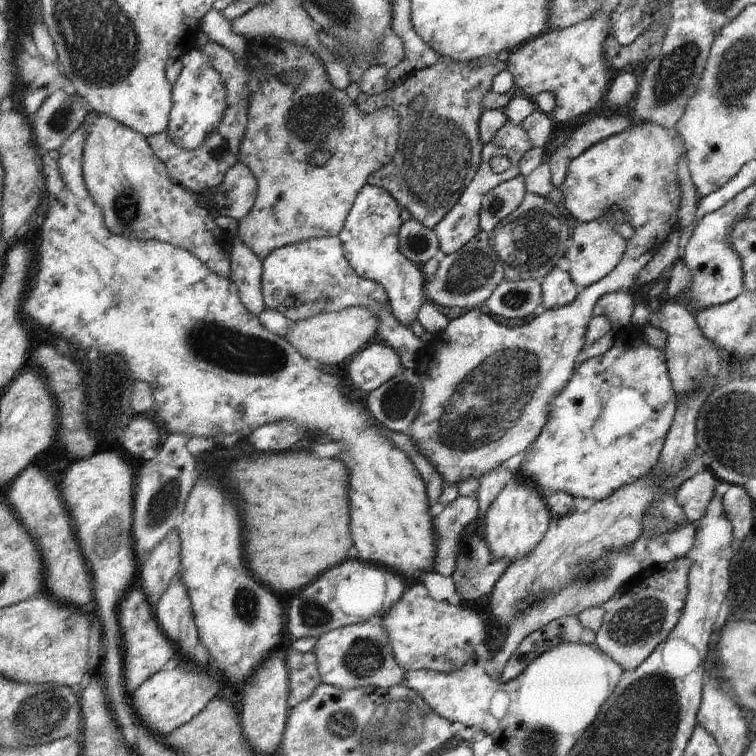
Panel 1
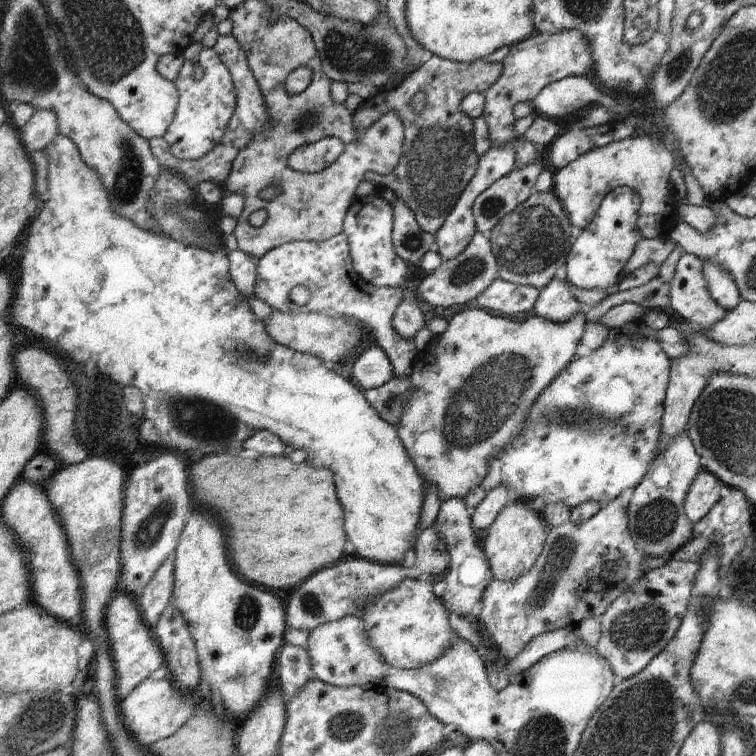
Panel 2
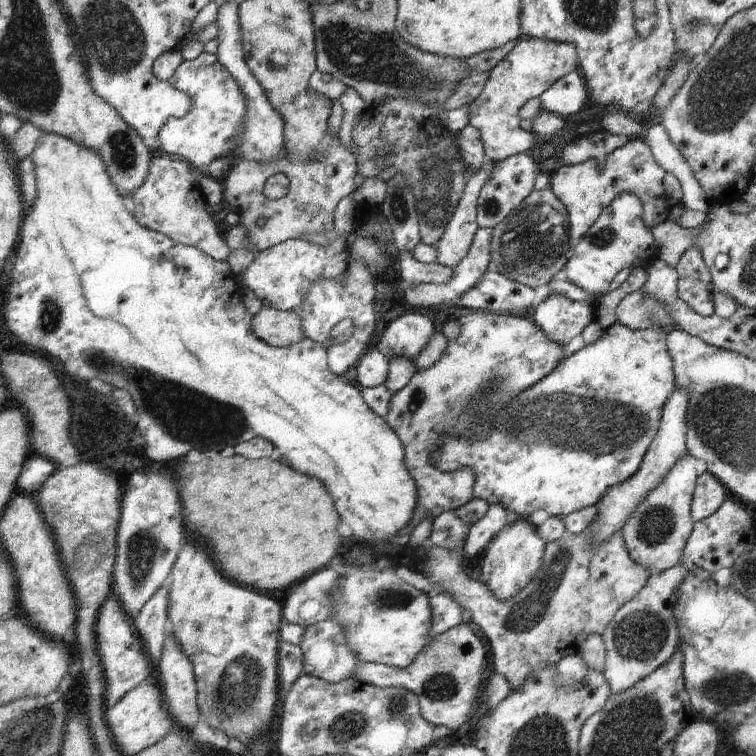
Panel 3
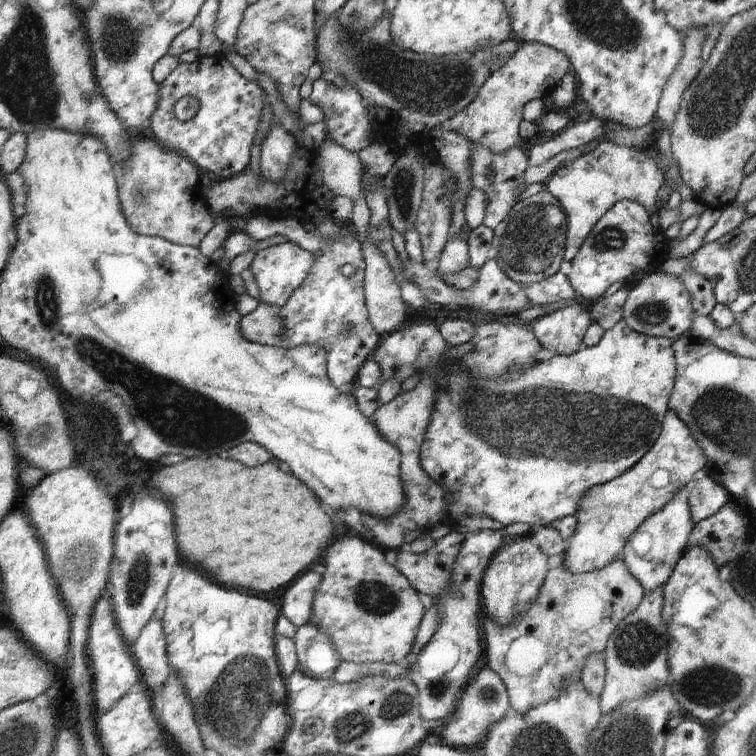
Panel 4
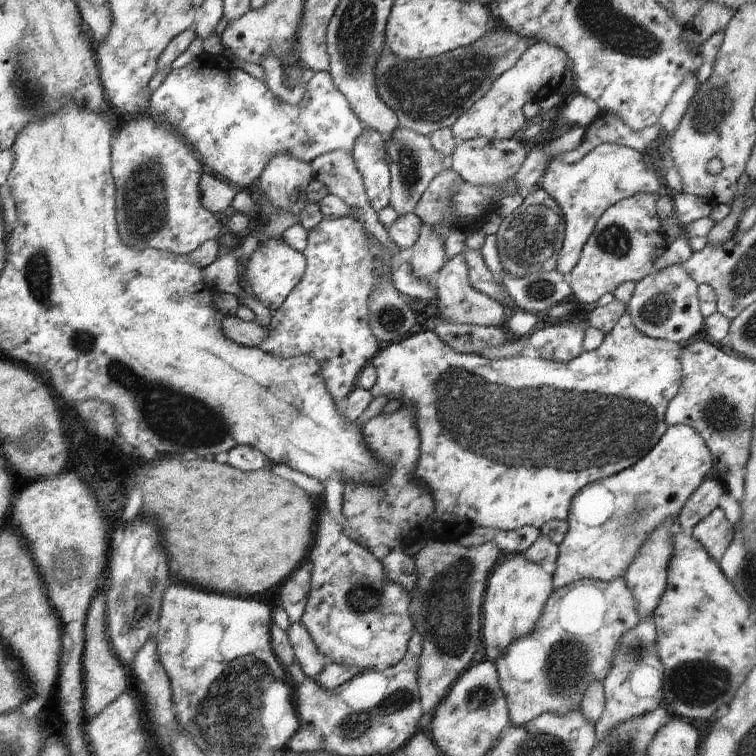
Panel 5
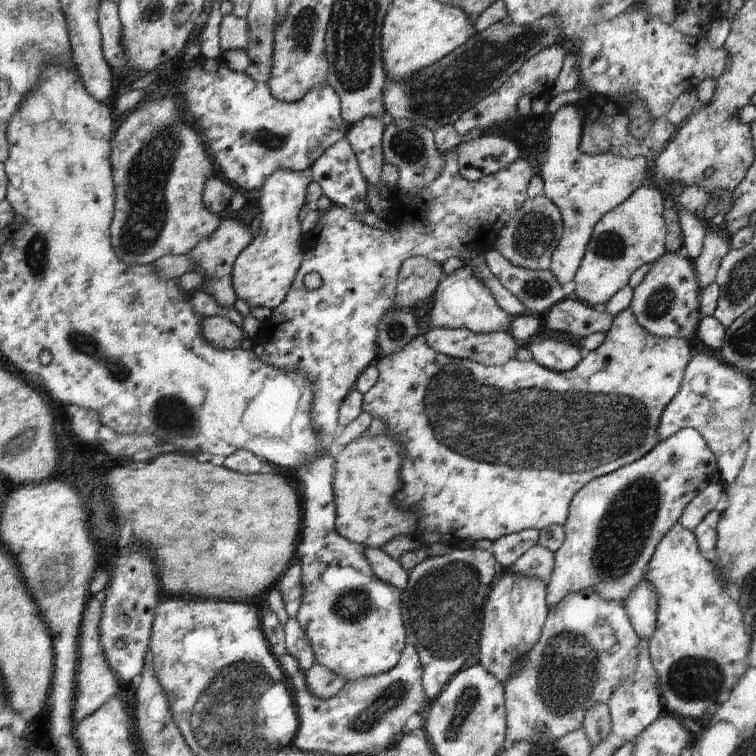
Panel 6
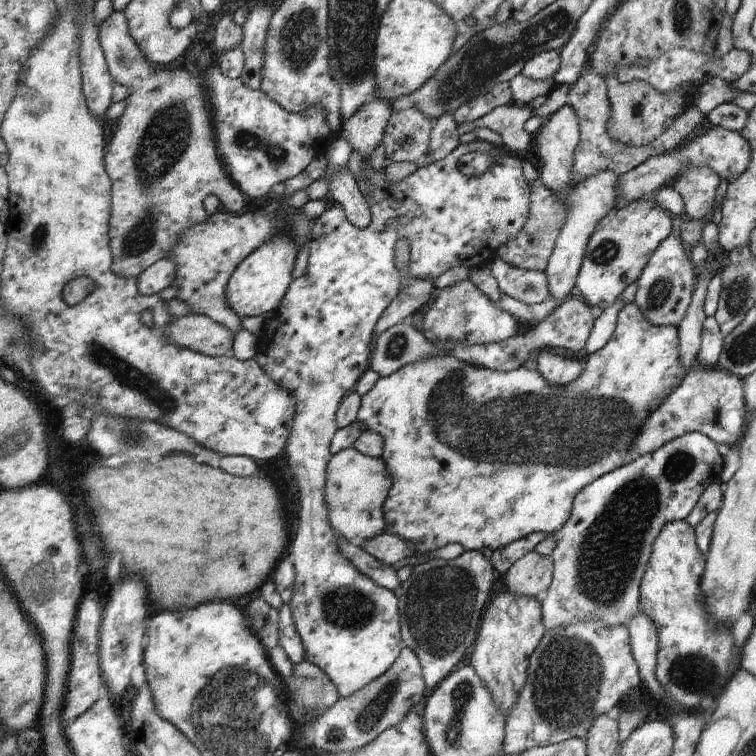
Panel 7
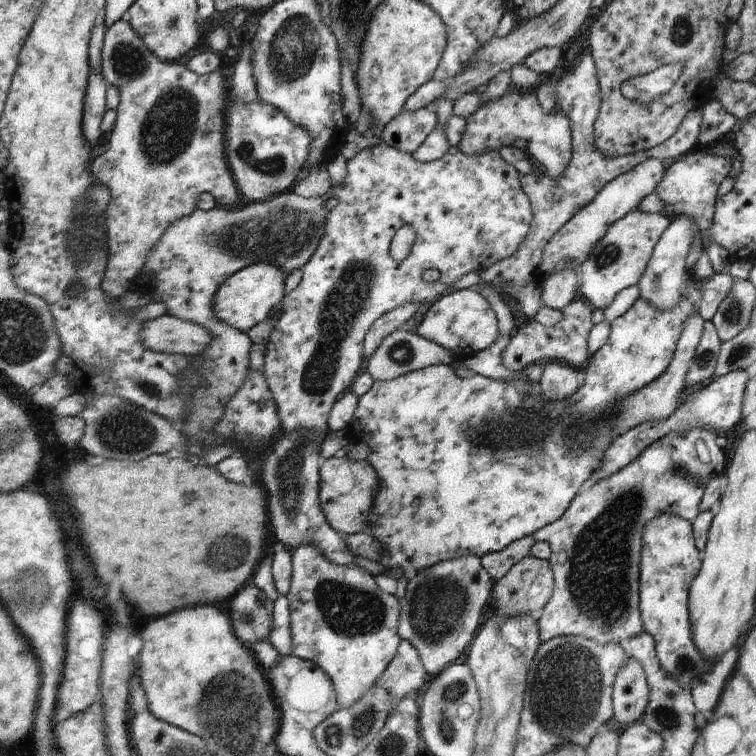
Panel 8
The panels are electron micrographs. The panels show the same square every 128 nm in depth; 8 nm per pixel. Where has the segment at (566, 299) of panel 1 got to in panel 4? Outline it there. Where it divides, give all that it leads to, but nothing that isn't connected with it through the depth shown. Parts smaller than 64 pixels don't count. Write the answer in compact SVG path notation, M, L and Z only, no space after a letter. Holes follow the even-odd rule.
M574 304L537 318L529 327L542 348L570 356L580 349L592 323L588 310Z

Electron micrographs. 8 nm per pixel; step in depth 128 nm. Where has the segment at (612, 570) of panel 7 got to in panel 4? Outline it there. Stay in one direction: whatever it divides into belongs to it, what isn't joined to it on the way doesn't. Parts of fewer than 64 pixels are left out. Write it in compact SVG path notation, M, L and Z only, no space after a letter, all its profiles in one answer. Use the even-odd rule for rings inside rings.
M668 409L662 432L645 456L618 478L593 487L580 498L576 529L567 539L563 553L564 568L572 574L588 574L608 566L620 556L628 538L639 530L642 522L672 502L682 488L690 487L694 474L705 468L707 462L686 423Z

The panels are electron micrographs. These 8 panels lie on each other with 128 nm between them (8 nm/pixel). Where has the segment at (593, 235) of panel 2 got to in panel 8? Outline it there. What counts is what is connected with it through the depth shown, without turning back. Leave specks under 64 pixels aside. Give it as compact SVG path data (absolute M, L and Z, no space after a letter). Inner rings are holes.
M637 208L624 218L614 222L604 238L596 243L588 258L582 264L582 285L579 287L582 296L600 310L608 308L616 295L625 288L637 286L646 270L652 251L664 230L672 222L668 214L644 214Z

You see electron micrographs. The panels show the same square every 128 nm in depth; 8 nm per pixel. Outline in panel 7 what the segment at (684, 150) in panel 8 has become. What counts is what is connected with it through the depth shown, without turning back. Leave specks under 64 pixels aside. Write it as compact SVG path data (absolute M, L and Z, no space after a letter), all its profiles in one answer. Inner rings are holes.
M590 66L582 70L580 78L576 80L574 86L558 86L554 85L548 92L544 104L534 110L534 114L540 117L551 117L562 106L570 106L579 120L580 136L578 146L575 148L573 170L576 172L572 176L572 180L578 184L581 180L586 180L588 176L596 176L604 170L616 172L618 176L622 176L625 172L636 168L641 162L648 160L648 157L655 157L661 154L670 154L674 150L678 150L686 141L693 139L699 130L705 125L705 117L697 106L688 107L676 120L650 144L641 147L624 146L622 142L616 142L608 136L606 132L606 124L610 118L610 105L608 93L604 79L596 74ZM540 178L534 182L528 182L528 188L530 189L528 220L524 222L524 228L520 230L520 234L516 234L516 238L512 238L504 246L500 246L497 254L502 262L506 262L510 266L515 266L520 270L542 272L546 270L556 239L566 224L568 208L564 204L562 192L554 194L552 190L548 190L544 186Z

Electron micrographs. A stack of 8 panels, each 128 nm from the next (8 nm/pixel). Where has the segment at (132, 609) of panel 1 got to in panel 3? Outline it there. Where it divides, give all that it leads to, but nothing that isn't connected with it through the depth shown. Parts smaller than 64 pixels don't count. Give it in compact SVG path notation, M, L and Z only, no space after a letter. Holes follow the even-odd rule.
M110 594L100 606L94 626L96 633L96 652L104 673L104 702L107 707L114 706L128 691L136 688L155 675L148 654L142 650L140 636L135 631L133 619L122 610L118 598Z

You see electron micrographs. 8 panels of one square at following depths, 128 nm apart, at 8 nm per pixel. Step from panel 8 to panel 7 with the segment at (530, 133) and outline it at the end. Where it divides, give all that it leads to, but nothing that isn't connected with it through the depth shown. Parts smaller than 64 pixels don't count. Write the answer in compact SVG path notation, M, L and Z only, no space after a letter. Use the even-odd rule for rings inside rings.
M562 106L557 110L549 119L548 123L542 128L540 128L536 134L533 134L532 145L536 154L539 156L540 161L542 161L542 173L540 176L541 182L548 188L552 190L554 194L560 194L564 196L564 204L568 208L568 214L566 214L566 224L560 232L560 236L556 239L554 250L550 255L546 270L546 278L548 278L548 290L550 291L550 298L558 300L558 302L564 302L564 299L568 298L568 294L576 286L575 282L582 264L582 259L584 258L584 253L586 252L586 245L592 236L592 233L598 227L598 224L605 220L617 207L618 202L618 174L616 172L610 172L610 170L604 170L596 176L588 176L586 180L581 180L576 184L572 180L572 176L575 173L580 175L580 172L573 170L575 148L578 146L580 136L579 120L576 116L576 112L570 108L570 106Z

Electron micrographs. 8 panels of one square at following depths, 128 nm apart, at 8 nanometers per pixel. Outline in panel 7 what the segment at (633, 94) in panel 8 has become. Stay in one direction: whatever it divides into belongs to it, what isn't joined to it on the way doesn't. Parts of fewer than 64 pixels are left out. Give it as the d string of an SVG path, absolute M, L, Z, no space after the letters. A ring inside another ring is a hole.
M736 47L722 58L700 54L700 52L686 50L686 48L675 48L674 50L668 50L660 58L654 58L648 66L624 66L624 68L620 68L620 72L615 77L621 83L642 80L650 84L658 94L666 94L672 92L674 88L682 88L684 84L699 86L713 78L720 78L731 84L736 80L740 80L748 72L750 63L750 53Z

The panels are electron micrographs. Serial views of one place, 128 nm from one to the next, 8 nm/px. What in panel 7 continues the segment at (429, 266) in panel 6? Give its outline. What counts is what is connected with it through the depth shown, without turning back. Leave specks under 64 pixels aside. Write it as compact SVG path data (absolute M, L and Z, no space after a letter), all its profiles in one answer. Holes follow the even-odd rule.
M400 238L395 244L394 262L396 268L400 270L400 274L403 275L403 285L390 306L378 318L374 328L374 339L380 334L384 334L386 330L390 330L391 326L408 320L433 296L432 290L435 288L433 280L430 278L418 280L418 278L410 276L410 258L411 248L408 240Z

